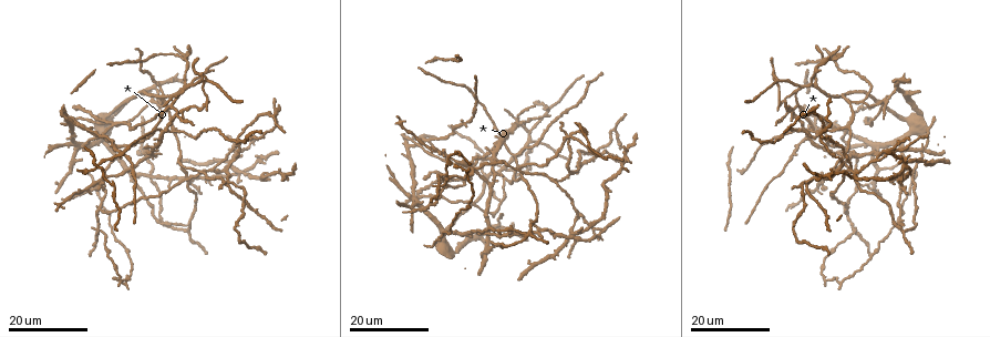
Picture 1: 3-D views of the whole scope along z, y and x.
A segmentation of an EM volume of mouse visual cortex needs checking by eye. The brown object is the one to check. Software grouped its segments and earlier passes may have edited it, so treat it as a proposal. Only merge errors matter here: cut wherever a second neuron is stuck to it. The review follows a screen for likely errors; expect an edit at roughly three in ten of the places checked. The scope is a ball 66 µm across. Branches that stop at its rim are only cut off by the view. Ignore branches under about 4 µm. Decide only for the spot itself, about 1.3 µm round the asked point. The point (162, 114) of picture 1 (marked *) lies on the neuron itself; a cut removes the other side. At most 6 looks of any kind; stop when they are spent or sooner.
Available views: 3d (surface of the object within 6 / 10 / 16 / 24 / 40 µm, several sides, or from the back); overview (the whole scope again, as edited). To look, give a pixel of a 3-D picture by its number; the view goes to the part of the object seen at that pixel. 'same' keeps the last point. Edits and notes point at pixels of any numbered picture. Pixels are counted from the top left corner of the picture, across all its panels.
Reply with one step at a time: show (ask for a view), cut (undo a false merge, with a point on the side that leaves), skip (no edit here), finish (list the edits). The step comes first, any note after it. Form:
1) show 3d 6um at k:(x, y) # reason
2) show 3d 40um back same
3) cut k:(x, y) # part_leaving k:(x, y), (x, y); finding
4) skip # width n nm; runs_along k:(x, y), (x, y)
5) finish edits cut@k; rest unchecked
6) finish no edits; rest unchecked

show 3d 24um at 1:(161, 129) # four or more arms meet

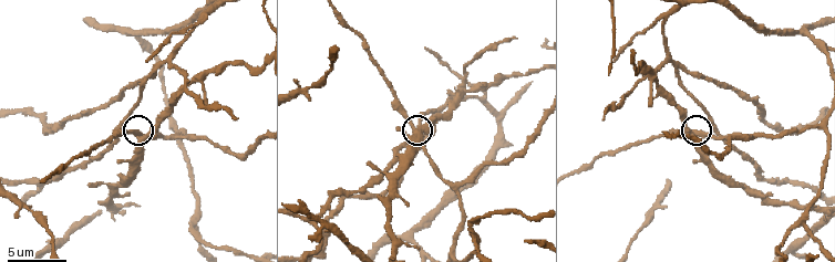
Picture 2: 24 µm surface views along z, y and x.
show 3d 6um at 2:(698, 131)

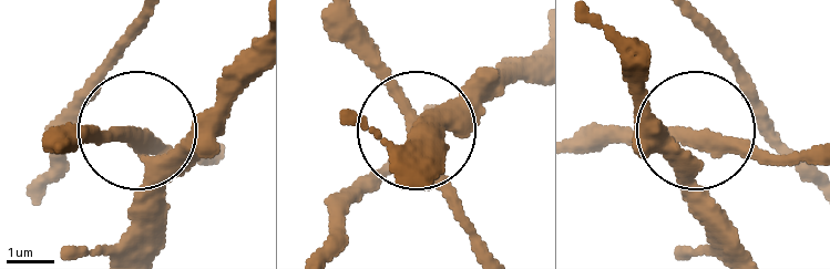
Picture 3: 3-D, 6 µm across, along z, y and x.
skip # side_arm 53 um; runs_along 3:(817, 148), (757, 161), (694, 148), (686, 196), (721, 244); continuous, no second neuron

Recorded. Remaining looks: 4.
show 3d 10um at 2:(805, 224) # branch point

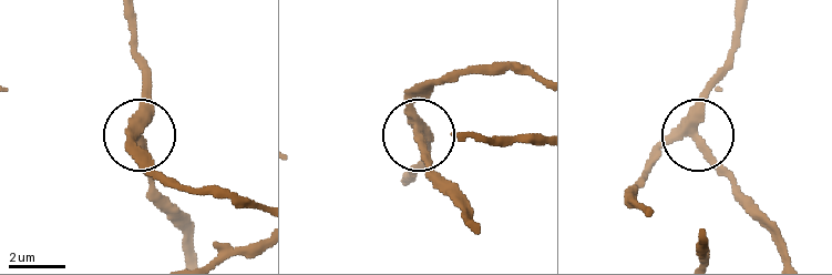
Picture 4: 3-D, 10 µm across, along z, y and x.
show 3d 6um at 4:(694, 140)

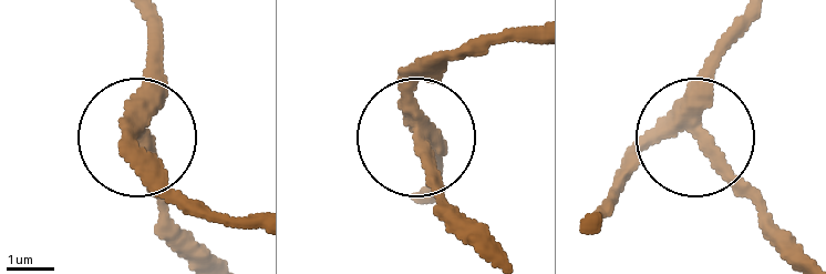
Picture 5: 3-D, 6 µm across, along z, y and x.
skip # runs_along 5:(142, 20), (146, 115), (134, 163), (154, 195); one neuron here

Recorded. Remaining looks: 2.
show 3d 10um at 2:(171, 59) # arms run side by side

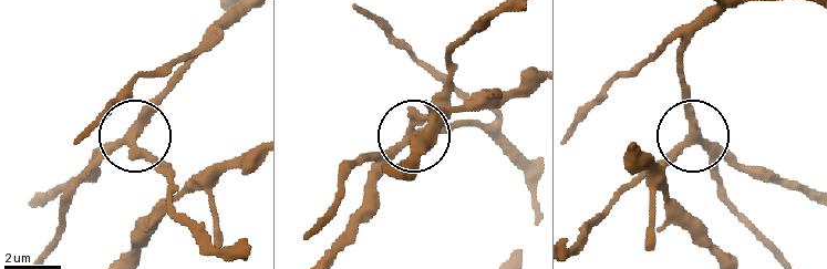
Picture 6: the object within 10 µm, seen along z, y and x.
show 3d 10um back at 6:(690, 132) # other side

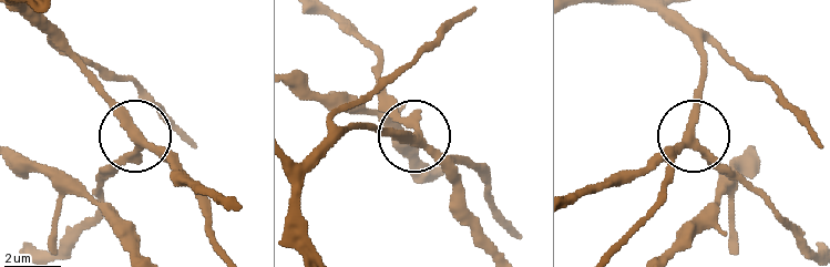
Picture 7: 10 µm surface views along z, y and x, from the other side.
skip # width 290 nm; runs_along 7:(204, 206), (162, 158), (135, 142), (100, 178); all the same neuron

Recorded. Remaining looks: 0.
finish no edits; rest unchecked

